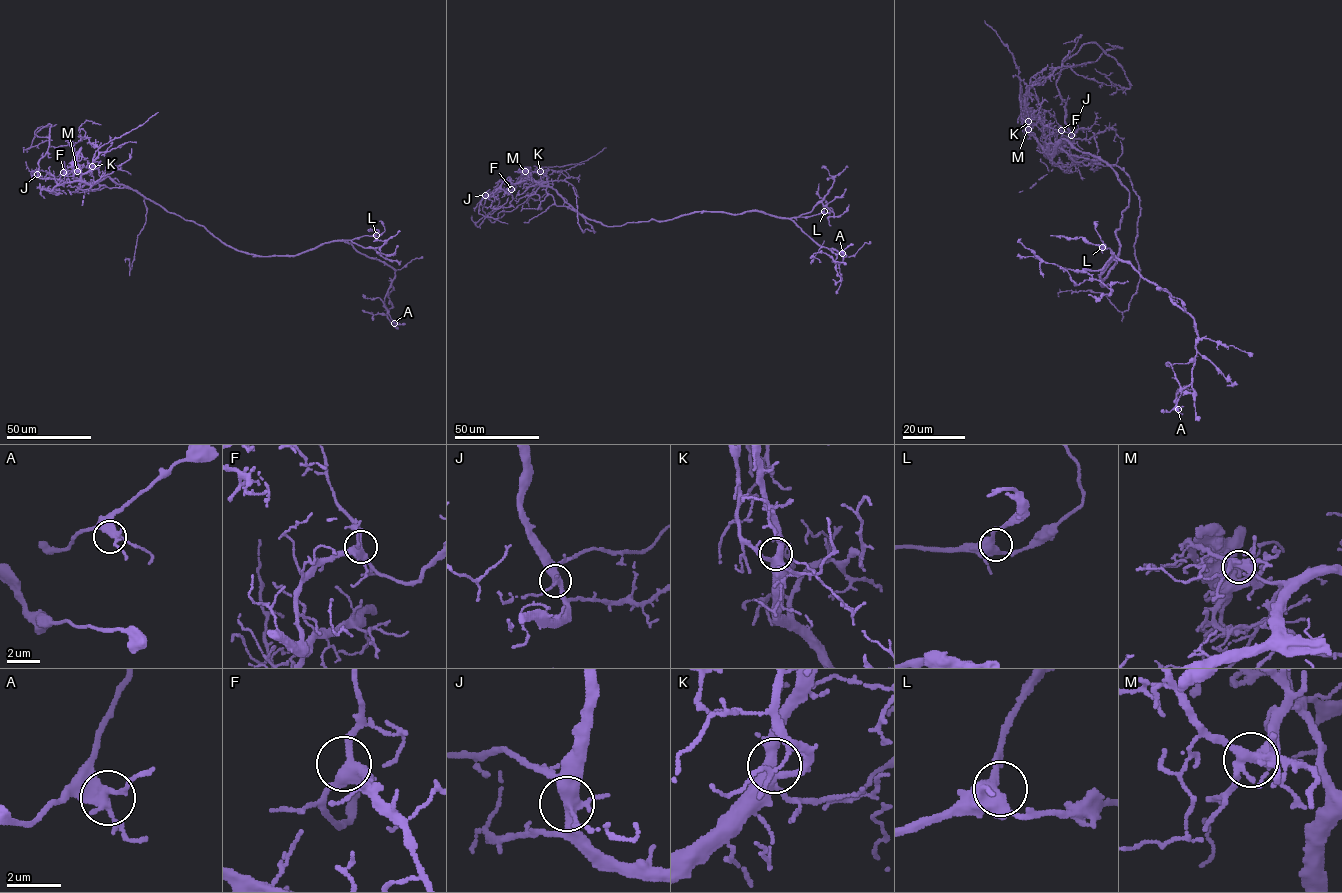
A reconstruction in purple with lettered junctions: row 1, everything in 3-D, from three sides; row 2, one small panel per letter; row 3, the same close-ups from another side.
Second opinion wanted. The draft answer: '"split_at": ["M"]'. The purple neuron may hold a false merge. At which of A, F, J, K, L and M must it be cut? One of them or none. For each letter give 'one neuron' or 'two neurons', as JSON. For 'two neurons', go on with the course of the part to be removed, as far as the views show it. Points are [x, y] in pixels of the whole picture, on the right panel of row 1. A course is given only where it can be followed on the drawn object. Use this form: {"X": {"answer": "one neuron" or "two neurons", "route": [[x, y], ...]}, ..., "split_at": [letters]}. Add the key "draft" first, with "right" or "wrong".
{"draft": "right", "A": {"answer": "one neuron"}, "F": {"answer": "one neuron"}, "J": {"answer": "one neuron"}, "K": {"answer": "one neuron"}, "L": {"answer": "one neuron"}, "M": {"answer": "two neurons", "route": [[1027, 129], [1031, 116], [1021, 107], [1021, 102], [1031, 94], [1039, 98]]}, "split_at": ["M"]}

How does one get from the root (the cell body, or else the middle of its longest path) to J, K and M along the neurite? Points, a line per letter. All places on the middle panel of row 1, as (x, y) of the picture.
J: (642, 221), (606, 226), (581, 215), (554, 189), (531, 180), (520, 181), (485, 195)
K: (642, 221), (606, 226), (590, 220), (575, 210), (554, 189), (529, 177), (533, 172), (540, 171)
M: (642, 221), (606, 226), (590, 220), (575, 210), (554, 189), (533, 181), (525, 171)

